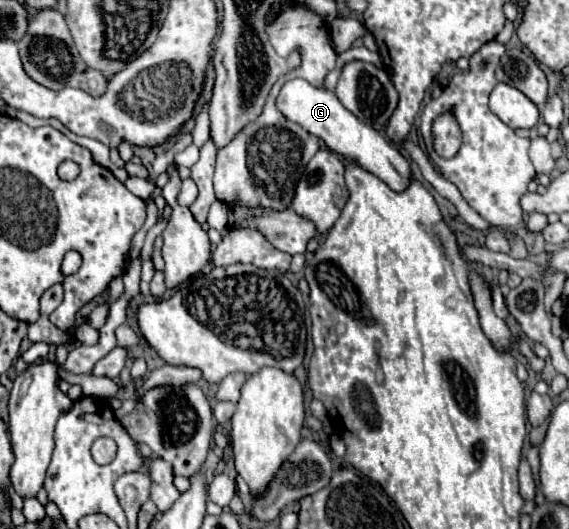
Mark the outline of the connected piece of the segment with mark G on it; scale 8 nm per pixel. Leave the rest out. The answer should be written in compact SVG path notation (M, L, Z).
M291 79L283 85L283 89L277 97L277 109L289 121L299 123L303 129L307 129L309 133L323 139L327 143L327 147L331 151L339 153L341 157L345 157L345 161L357 163L365 171L377 175L393 191L405 191L405 187L409 187L411 175L413 175L409 159L405 159L399 153L399 149L393 147L391 143L387 143L373 127L361 123L351 111L347 111L335 93L317 89L311 83L307 83L305 79Z

